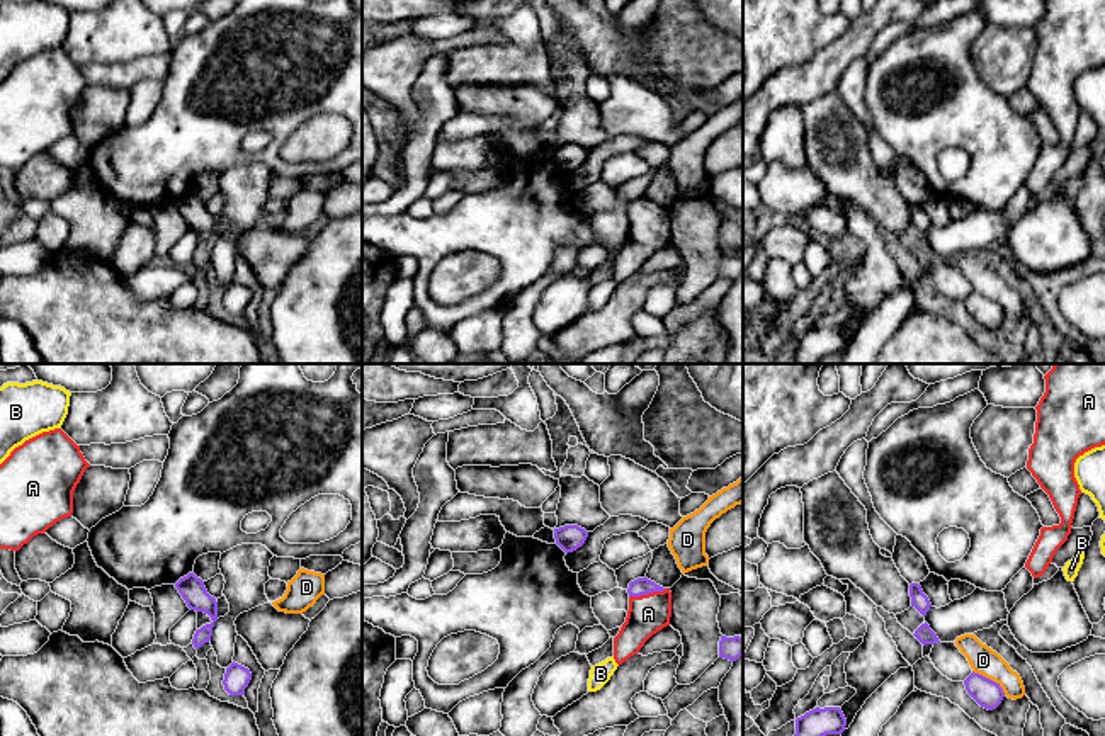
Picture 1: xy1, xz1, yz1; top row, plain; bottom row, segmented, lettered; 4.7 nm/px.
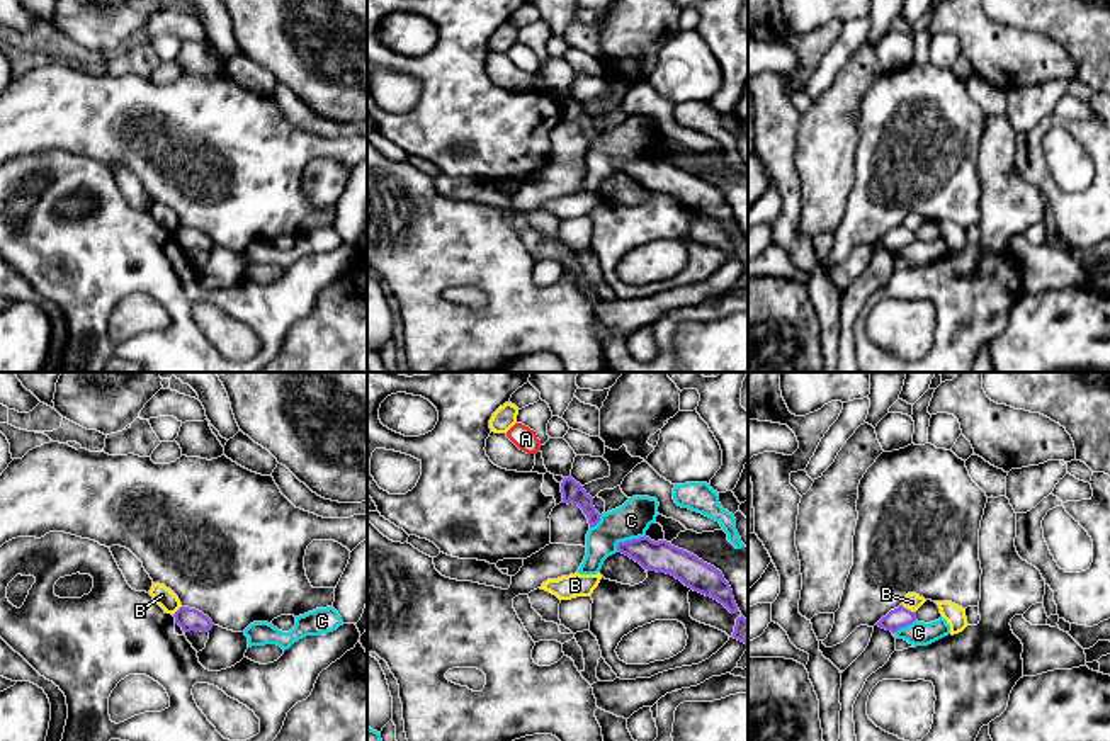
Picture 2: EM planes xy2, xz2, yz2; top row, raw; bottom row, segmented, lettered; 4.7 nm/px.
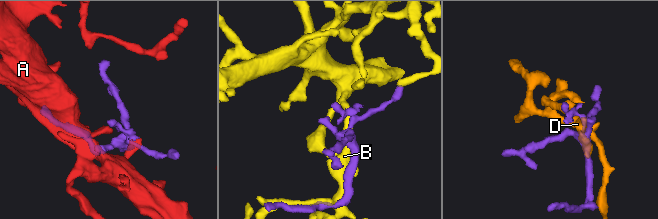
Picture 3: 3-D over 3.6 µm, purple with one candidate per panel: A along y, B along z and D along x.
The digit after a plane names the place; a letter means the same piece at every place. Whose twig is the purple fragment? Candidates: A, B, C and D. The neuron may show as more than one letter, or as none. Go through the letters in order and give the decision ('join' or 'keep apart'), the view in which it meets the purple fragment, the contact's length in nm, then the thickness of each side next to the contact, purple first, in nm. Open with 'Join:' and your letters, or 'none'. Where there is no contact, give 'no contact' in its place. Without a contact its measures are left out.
Join: A
A: join; meets purple in xz1; contact 190 nm long; 80 nm thick on the purple side, 190 nm on the other
B: keep apart; meets purple in yz2; contact 80 nm long; 100 nm thick on the purple side, 80 nm on the other
C: keep apart; meets purple in xz2; contact 160 nm long; 150 nm thick on the purple side, 170 nm on the other
D: keep apart; meets purple in yz1; contact 200 nm long; 140 nm thick on the purple side, 140 nm on the other

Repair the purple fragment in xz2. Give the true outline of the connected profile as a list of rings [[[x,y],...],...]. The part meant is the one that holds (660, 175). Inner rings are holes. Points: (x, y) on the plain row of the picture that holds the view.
[[[639,156],[617,163],[617,170],[639,182],[648,190],[666,192],[685,206],[722,223],[731,233],[738,231],[729,202],[714,185],[666,160]]]

